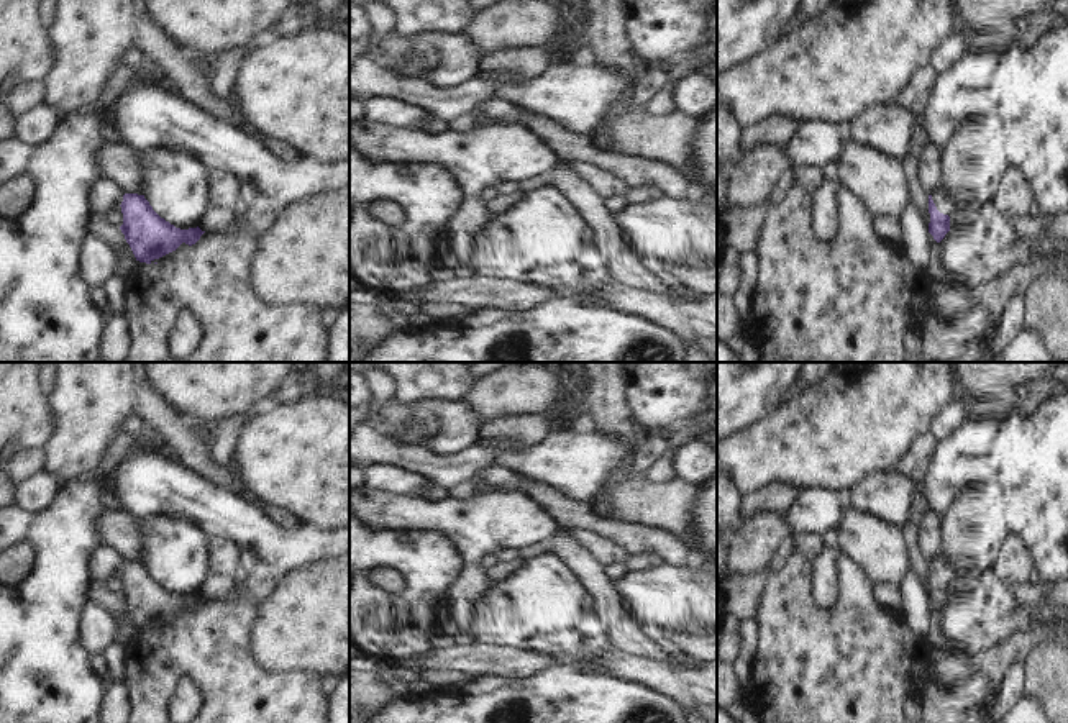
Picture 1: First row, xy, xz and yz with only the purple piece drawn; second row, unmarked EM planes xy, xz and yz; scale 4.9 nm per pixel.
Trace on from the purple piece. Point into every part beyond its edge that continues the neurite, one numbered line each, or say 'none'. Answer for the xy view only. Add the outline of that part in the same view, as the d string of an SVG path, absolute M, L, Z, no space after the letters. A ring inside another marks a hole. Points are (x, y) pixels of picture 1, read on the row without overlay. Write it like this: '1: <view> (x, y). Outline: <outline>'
1: xy (107, 561). Outline: M102 546L90 559L95 579L105 580L123 569L125 554L113 546Z

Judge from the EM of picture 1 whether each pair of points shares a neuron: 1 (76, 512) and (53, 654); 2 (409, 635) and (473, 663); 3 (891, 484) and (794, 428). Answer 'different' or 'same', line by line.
1: same
2: different
3: different

